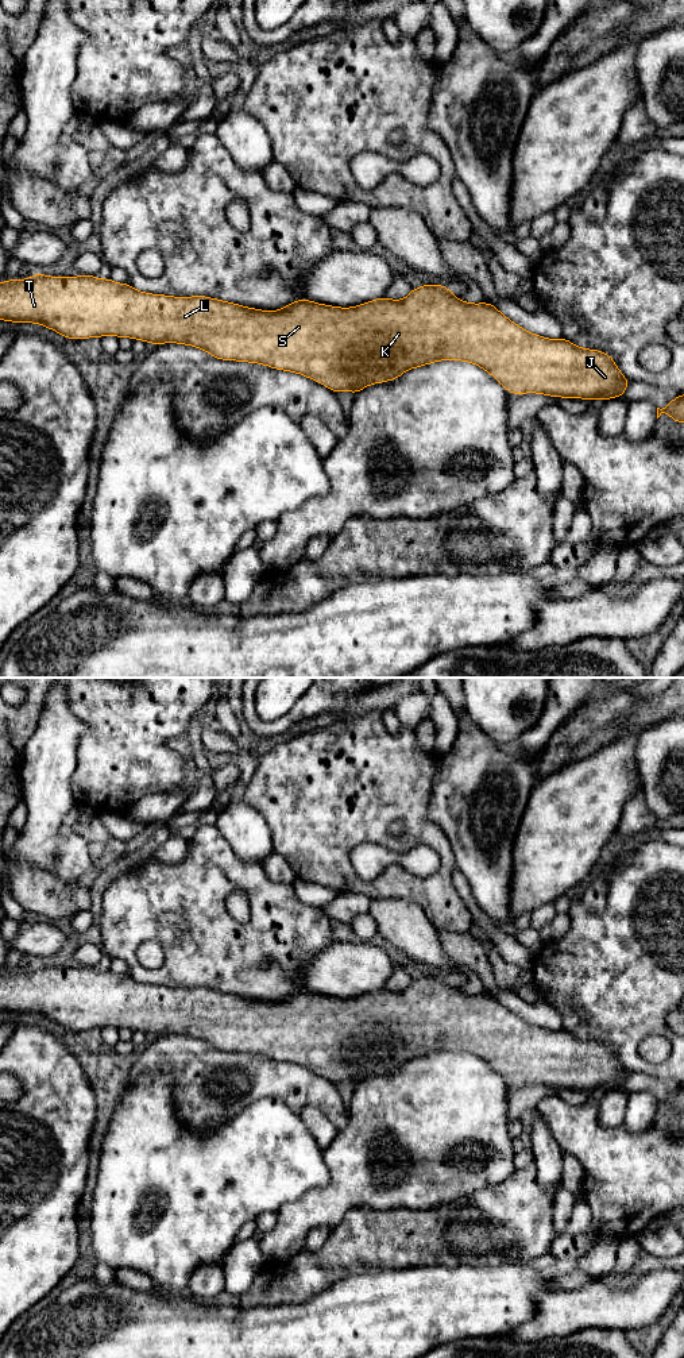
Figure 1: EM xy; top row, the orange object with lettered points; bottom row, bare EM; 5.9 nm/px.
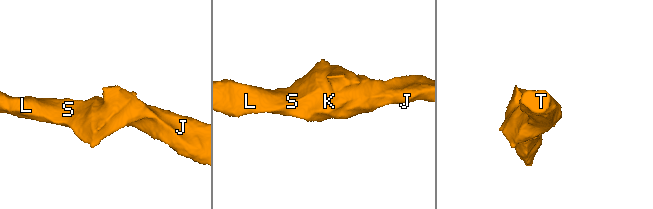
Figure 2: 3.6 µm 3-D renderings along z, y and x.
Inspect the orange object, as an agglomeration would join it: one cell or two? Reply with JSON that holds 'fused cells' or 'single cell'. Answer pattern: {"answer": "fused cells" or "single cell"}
{"answer": "single cell"}

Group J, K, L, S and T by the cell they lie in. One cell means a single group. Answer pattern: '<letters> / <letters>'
J K L S T

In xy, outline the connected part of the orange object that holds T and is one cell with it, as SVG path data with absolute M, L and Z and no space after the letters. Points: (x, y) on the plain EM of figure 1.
M35 964L30 971L9 971L0 975L0 1011L42 1015L76 1031L111 1026L128 1027L155 1037L162 1034L194 1037L221 1052L260 1054L275 1061L302 1065L336 1085L344 1081L356 1085L368 1076L393 1072L406 1061L437 1052L465 1052L478 1056L511 1085L538 1084L606 1092L614 1088L625 1089L623 1083L631 1075L606 1043L579 1039L564 1029L552 1031L533 1026L509 1011L492 995L461 992L444 976L422 976L398 992L384 987L353 999L339 999L302 989L279 1002L266 1003L205 987L170 988L143 984L130 975L116 975L111 969L47 968Z

